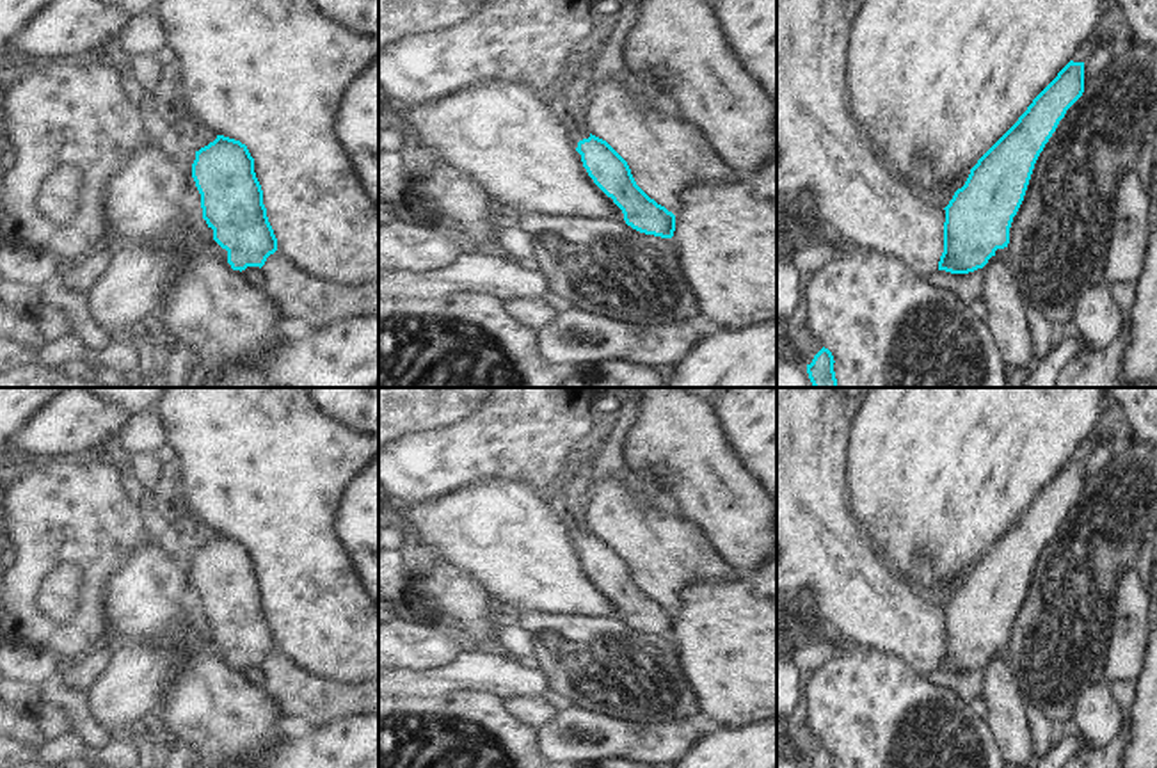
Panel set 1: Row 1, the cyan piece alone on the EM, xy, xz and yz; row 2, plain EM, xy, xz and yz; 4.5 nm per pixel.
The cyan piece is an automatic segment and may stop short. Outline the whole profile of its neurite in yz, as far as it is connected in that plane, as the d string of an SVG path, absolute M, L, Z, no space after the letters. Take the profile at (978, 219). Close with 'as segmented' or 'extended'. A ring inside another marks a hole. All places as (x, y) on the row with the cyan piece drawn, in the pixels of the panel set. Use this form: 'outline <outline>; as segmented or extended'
outline M1070 60L1018 121L977 160L949 201L938 270L969 274L992 256L1009 265L1009 228L1034 164L1066 110L1084 92L1084 62Z; extended

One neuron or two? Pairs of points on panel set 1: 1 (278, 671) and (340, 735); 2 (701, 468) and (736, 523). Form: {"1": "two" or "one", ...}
{"1": "two", "2": "one"}

